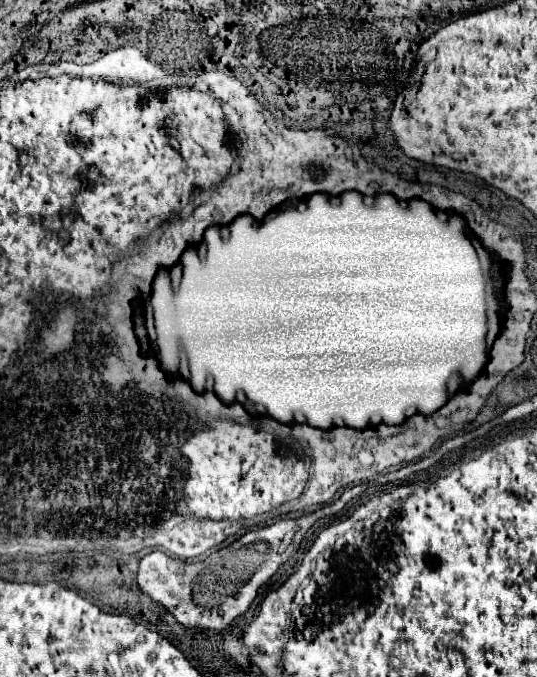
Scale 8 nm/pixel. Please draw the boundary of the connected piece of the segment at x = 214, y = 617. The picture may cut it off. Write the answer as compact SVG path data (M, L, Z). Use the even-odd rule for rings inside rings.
M364 483L354 485L350 489L346 489L342 493L342 497L334 503L326 505L315 513L308 513L300 519L286 519L286 521L278 521L274 525L256 529L256 531L248 531L246 535L242 535L240 539L236 539L232 545L222 547L218 551L214 551L208 559L204 561L196 561L196 563L188 563L176 557L168 557L162 551L152 551L148 555L142 557L140 561L140 571L138 571L138 585L144 593L148 593L154 601L158 601L160 605L164 605L176 619L178 623L186 625L186 627L202 627L202 629L224 629L226 625L230 625L238 615L246 613L246 609L250 607L250 603L256 597L256 591L260 589L262 583L266 583L282 563L286 563L290 557L296 555L300 543L304 539L304 535L308 533L308 529L320 518L330 515L330 517L340 517L340 507L344 507L344 503L348 503L348 499L352 499L352 495L356 495L356 491L364 491Z

